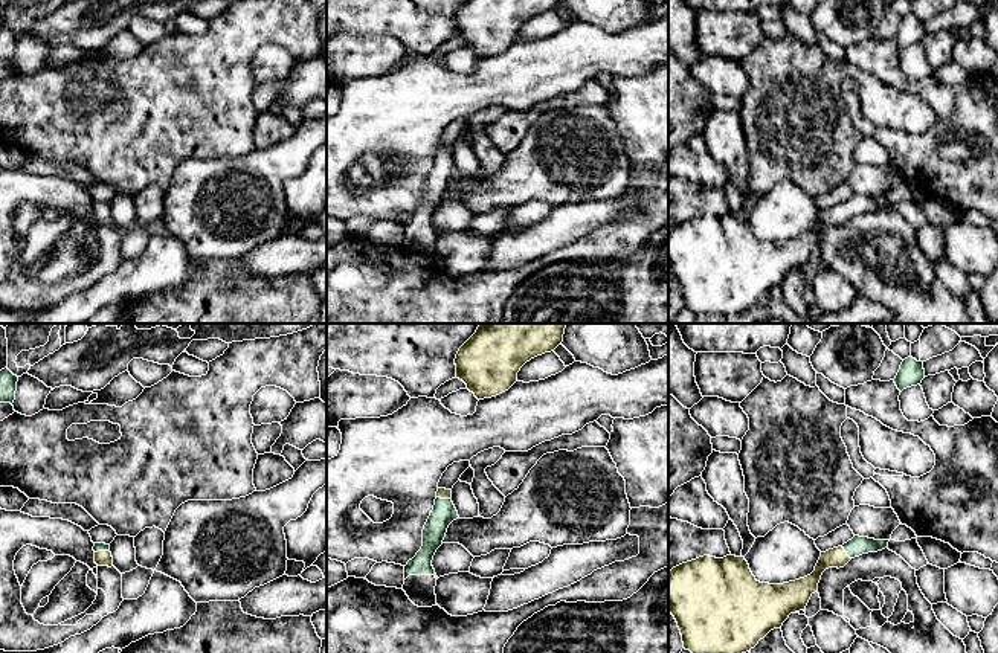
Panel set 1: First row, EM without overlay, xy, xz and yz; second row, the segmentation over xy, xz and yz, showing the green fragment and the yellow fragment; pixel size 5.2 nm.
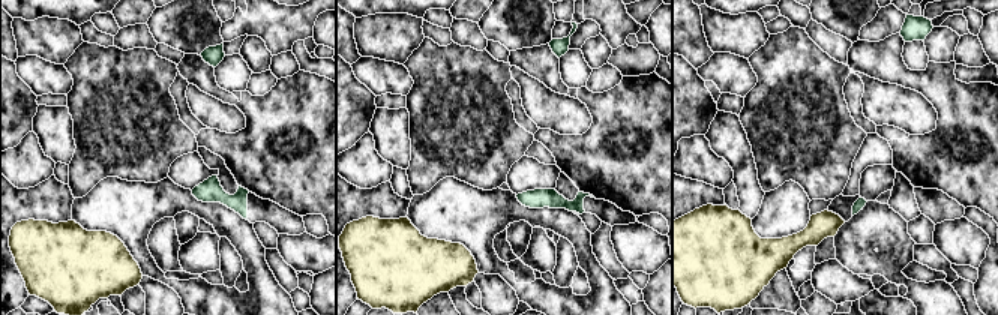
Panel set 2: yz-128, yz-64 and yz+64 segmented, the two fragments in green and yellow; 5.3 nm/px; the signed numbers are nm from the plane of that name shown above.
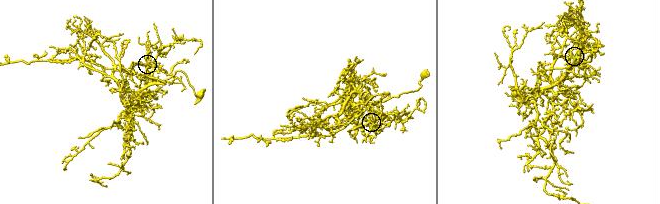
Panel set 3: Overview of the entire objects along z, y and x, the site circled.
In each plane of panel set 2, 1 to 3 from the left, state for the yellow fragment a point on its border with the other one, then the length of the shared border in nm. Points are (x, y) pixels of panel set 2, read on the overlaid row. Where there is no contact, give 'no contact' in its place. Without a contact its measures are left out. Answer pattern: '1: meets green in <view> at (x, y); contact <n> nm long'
1: no contact
2: no contact
3: no contact

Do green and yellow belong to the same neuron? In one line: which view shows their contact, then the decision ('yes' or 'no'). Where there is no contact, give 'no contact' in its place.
xz | yes

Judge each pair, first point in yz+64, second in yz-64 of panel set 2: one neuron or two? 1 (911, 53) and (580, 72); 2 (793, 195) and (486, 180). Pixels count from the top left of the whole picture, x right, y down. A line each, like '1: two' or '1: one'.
1: one
2: two

